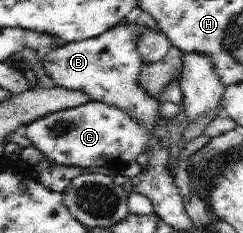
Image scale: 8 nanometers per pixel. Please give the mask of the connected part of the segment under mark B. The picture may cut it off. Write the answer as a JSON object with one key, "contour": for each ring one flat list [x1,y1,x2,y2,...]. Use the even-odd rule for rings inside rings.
{"contour":[[125,24,102,32,99,36,69,41,61,48,47,50,40,53,41,70,57,86,83,89,87,93,93,93,95,100,127,107,135,117,152,123,160,102,149,98,136,84,139,67,143,64,134,45,137,29,137,24]]}

